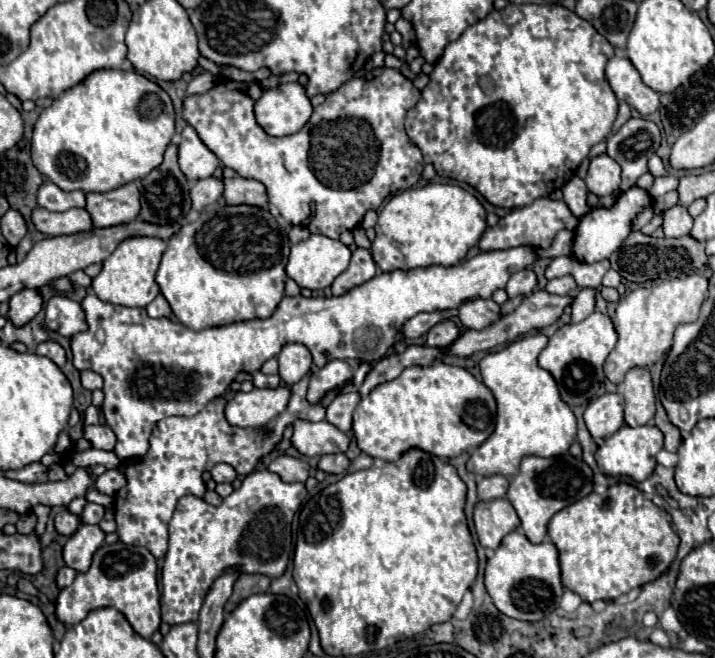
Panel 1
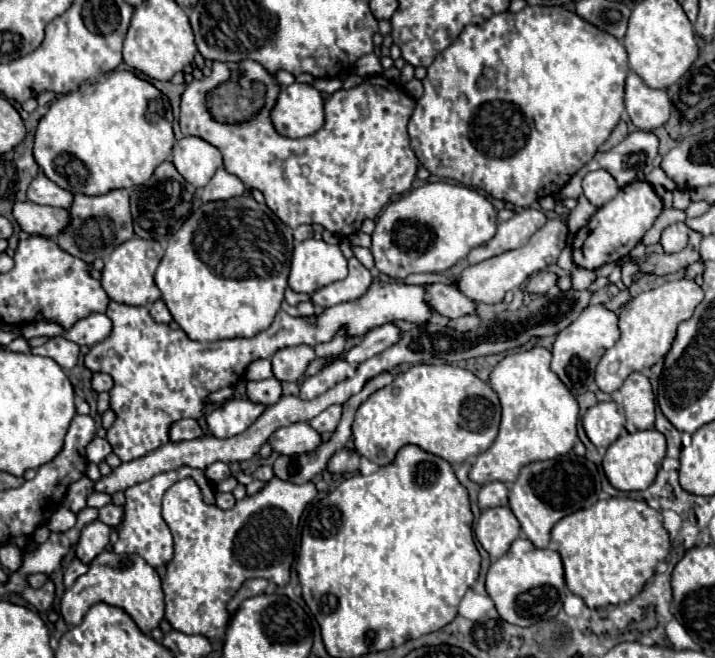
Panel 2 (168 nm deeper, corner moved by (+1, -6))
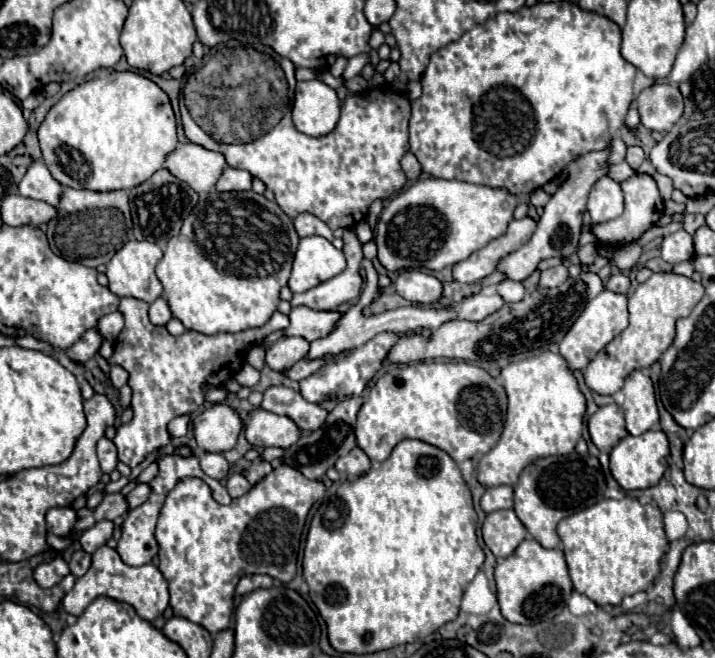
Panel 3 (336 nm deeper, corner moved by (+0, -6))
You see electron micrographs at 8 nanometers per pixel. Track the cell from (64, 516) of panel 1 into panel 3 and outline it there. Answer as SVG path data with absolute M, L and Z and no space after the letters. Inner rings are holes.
M54 507L46 513L48 531L54 535L68 535L76 523L76 511L72 507Z

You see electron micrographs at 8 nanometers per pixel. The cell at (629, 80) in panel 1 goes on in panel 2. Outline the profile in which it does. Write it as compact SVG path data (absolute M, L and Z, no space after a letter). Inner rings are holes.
M629 73L625 81L625 109L637 129L651 131L669 119L669 97L665 91L649 89L637 73Z

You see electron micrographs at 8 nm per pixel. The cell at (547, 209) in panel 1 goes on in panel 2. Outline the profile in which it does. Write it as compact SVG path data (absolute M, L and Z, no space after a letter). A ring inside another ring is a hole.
M529 207L529 209L523 209L523 211L515 213L509 221L499 223L495 237L491 241L487 241L485 245L473 249L467 255L467 261L471 265L475 265L479 261L501 255L505 251L519 249L531 239L531 235L535 231L539 231L539 227L543 227L543 223L547 223L547 215L541 209Z

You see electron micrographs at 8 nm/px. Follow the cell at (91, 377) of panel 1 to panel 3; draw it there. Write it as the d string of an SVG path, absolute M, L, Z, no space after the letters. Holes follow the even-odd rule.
M114 365L112 371L110 371L110 379L112 379L114 387L120 389L122 385L128 383L128 371L124 371L124 367L116 367L116 365Z

